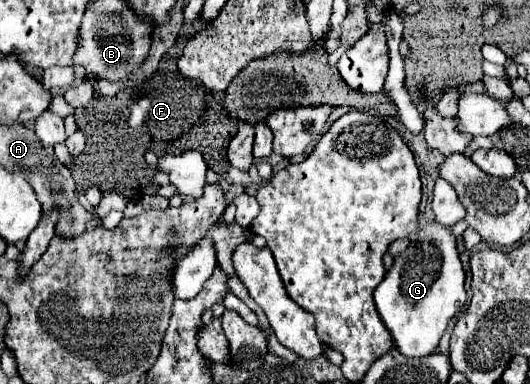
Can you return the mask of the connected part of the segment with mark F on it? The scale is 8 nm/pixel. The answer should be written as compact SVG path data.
M179 38L177 44L163 54L155 74L139 86L127 86L113 98L93 98L89 106L75 110L77 126L87 134L87 146L75 160L75 168L71 168L79 194L91 186L97 186L103 194L115 192L129 200L155 194L159 188L151 182L155 170L143 162L143 150L149 148L161 154L181 154L191 148L203 148L203 158L213 172L225 174L231 168L225 156L235 136L237 120L225 112L223 104L215 100L201 82L179 74L177 58L183 46Z

